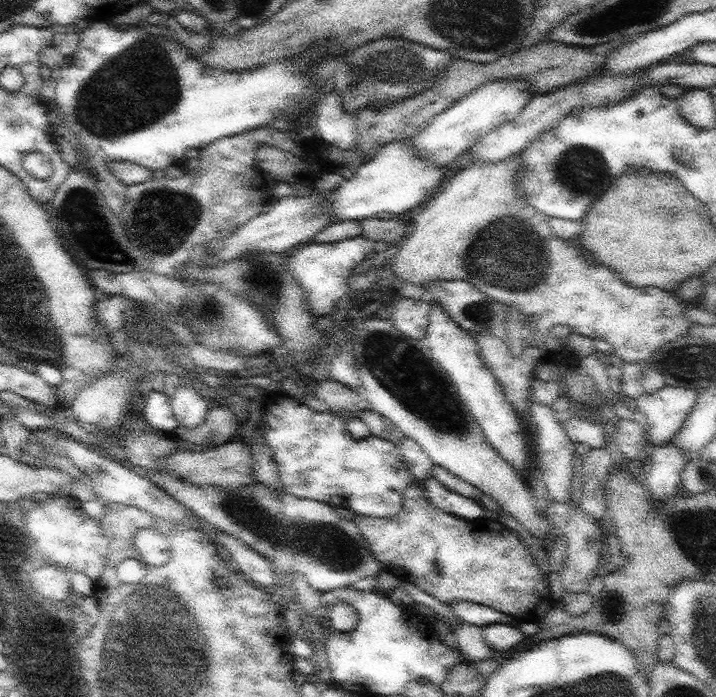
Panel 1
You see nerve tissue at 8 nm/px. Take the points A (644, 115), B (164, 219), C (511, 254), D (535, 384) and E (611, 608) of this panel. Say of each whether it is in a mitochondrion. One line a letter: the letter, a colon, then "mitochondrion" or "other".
A: other
B: mitochondrion
C: mitochondrion
D: other
E: mitochondrion

